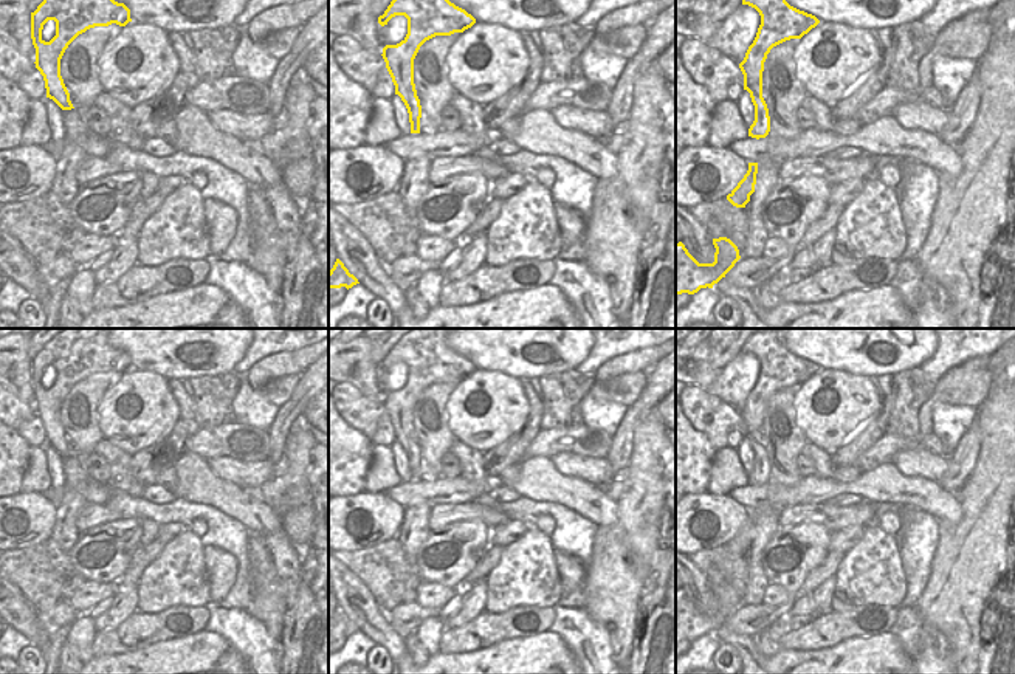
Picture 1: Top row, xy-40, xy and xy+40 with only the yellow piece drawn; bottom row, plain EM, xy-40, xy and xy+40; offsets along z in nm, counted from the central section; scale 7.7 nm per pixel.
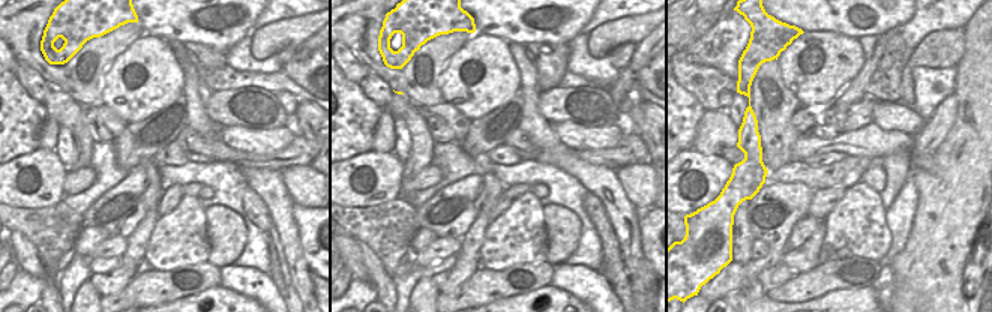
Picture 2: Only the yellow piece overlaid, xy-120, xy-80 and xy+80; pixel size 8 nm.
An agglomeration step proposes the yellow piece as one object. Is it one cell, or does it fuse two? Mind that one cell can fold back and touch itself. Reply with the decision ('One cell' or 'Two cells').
One cell

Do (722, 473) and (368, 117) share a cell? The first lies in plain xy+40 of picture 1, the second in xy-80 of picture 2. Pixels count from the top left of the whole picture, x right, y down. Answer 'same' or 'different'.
different

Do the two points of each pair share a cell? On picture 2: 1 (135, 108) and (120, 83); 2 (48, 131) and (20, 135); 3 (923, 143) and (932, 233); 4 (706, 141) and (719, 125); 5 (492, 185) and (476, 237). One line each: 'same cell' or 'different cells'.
1: same cell
2: different cells
3: different cells
4: same cell
5: same cell

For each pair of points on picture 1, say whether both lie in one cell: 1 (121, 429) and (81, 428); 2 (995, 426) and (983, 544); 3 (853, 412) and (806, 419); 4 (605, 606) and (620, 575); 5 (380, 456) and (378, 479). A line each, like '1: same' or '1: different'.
1: different
2: same
3: same
4: same
5: same

